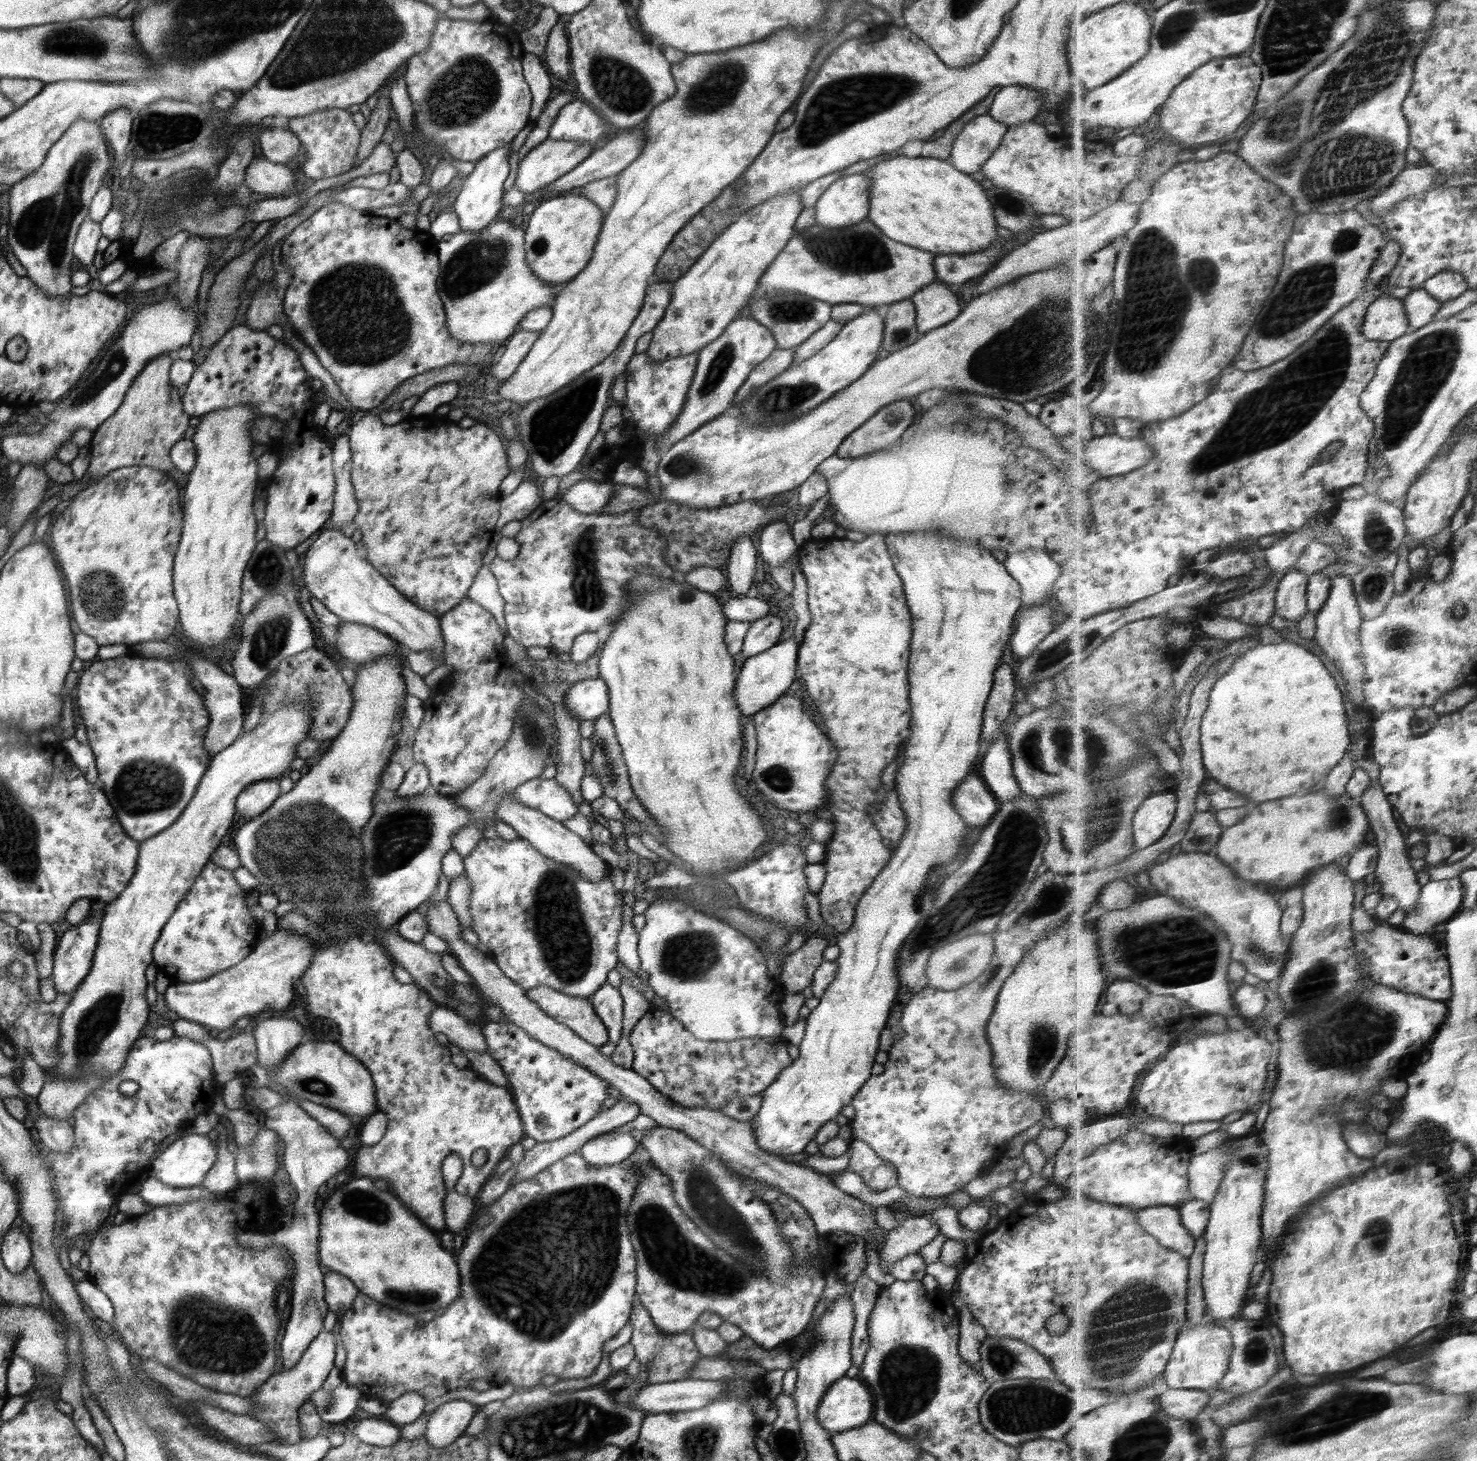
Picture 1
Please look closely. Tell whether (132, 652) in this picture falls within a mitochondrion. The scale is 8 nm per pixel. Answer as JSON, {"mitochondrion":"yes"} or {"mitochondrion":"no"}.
{"mitochondrion":"no"}

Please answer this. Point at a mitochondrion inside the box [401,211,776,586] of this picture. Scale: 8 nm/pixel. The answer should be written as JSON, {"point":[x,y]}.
{"point":[554,425]}

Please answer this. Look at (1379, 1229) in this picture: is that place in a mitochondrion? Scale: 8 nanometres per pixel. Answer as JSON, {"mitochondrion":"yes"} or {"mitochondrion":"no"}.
{"mitochondrion":"yes"}

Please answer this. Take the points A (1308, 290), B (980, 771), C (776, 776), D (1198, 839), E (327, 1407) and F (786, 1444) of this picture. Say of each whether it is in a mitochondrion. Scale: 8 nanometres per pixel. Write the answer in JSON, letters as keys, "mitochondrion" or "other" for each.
{"A":"mitochondrion","B":"other","C":"mitochondrion","D":"mitochondrion","E":"mitochondrion","F":"mitochondrion"}

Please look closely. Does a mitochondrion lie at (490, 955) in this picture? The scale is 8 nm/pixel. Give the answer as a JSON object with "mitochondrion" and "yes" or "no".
{"mitochondrion":"no"}

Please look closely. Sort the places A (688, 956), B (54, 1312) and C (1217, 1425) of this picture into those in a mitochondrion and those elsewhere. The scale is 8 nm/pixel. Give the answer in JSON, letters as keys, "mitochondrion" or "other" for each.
{"A":"mitochondrion","B":"other","C":"other"}

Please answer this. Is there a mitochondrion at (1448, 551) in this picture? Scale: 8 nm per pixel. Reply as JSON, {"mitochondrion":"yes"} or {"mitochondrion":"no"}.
{"mitochondrion":"no"}

